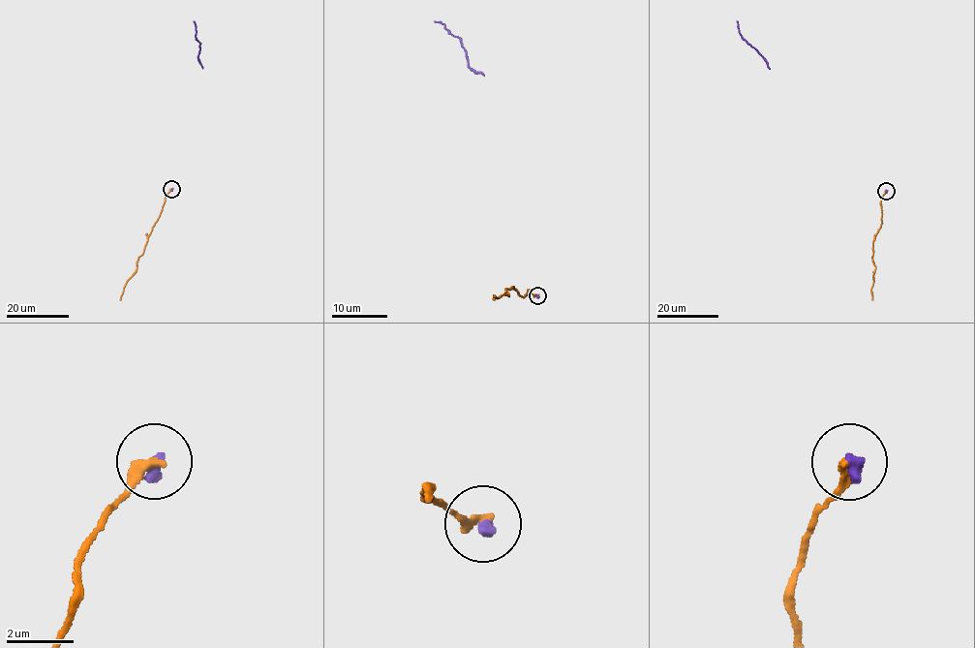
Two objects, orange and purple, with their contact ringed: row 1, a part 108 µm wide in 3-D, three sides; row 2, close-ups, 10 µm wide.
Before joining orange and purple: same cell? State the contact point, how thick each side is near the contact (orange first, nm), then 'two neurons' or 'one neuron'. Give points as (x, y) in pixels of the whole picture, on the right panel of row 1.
(886, 191) | 320/360 nm | one neuron

